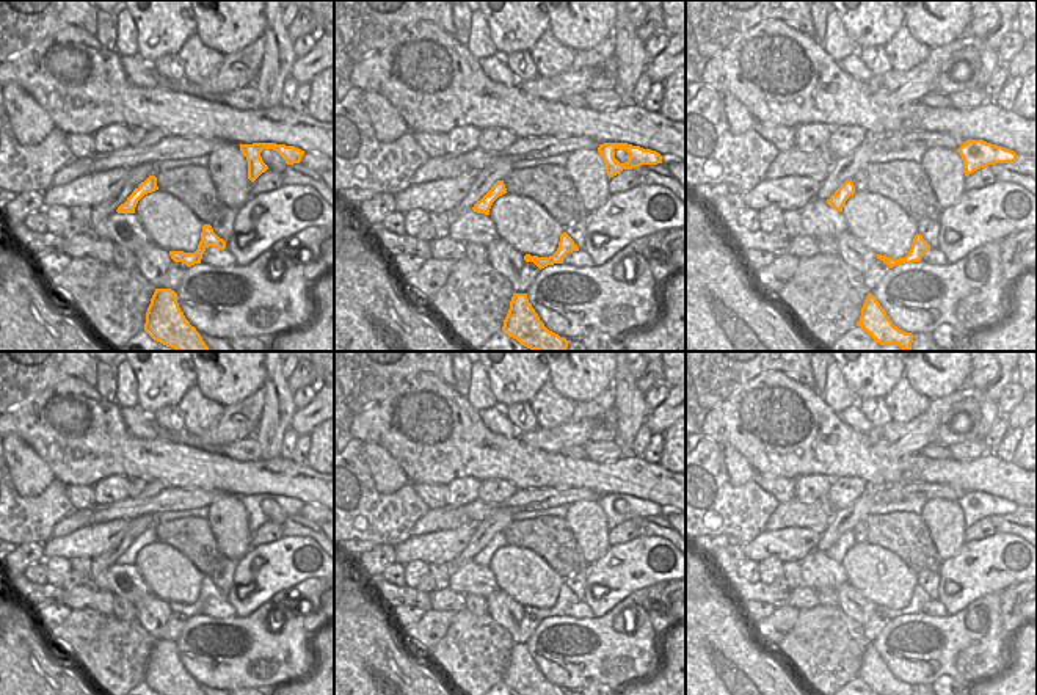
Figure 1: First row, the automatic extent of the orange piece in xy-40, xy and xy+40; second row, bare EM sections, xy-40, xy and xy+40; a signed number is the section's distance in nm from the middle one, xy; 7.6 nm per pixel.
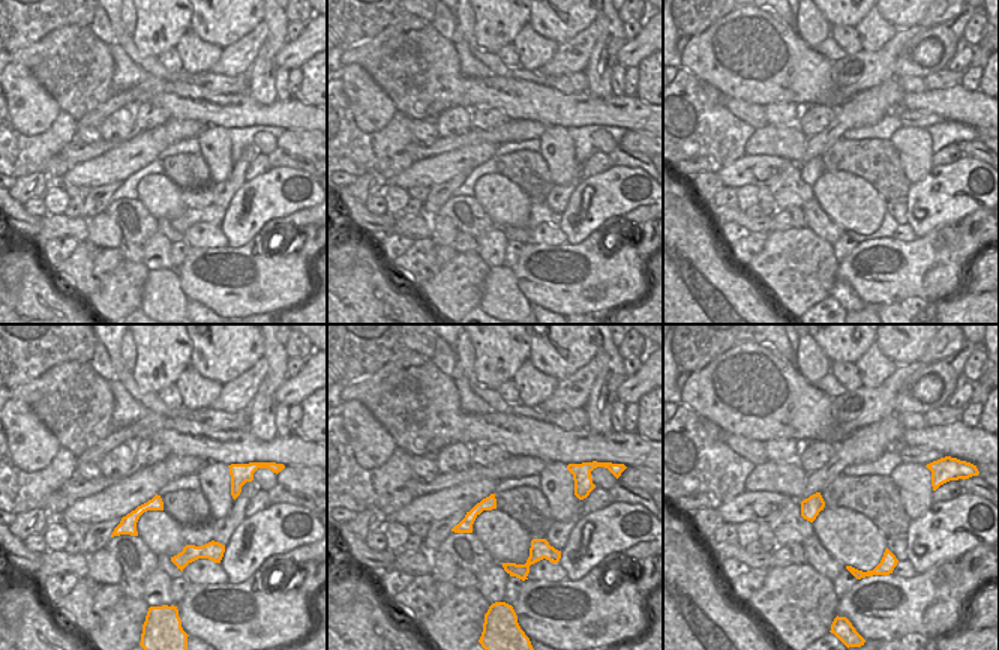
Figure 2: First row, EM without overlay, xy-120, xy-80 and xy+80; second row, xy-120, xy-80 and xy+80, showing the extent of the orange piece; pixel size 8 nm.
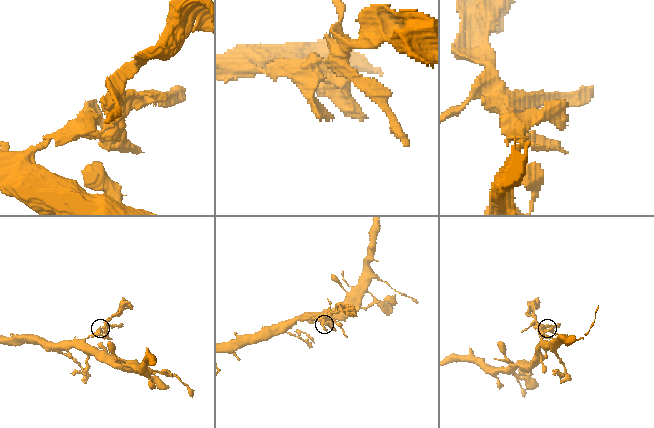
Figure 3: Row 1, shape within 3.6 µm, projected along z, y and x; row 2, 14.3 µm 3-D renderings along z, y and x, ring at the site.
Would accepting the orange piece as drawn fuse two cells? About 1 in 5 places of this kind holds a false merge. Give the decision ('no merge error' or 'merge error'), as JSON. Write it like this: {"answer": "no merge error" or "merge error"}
{"answer": "merge error"}

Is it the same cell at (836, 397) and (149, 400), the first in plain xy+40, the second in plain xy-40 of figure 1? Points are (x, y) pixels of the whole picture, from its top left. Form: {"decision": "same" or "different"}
{"decision": "different"}

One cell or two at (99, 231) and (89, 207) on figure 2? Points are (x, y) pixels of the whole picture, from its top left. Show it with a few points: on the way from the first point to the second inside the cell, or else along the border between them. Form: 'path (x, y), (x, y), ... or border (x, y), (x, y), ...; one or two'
border (102, 210), (87, 219); two

